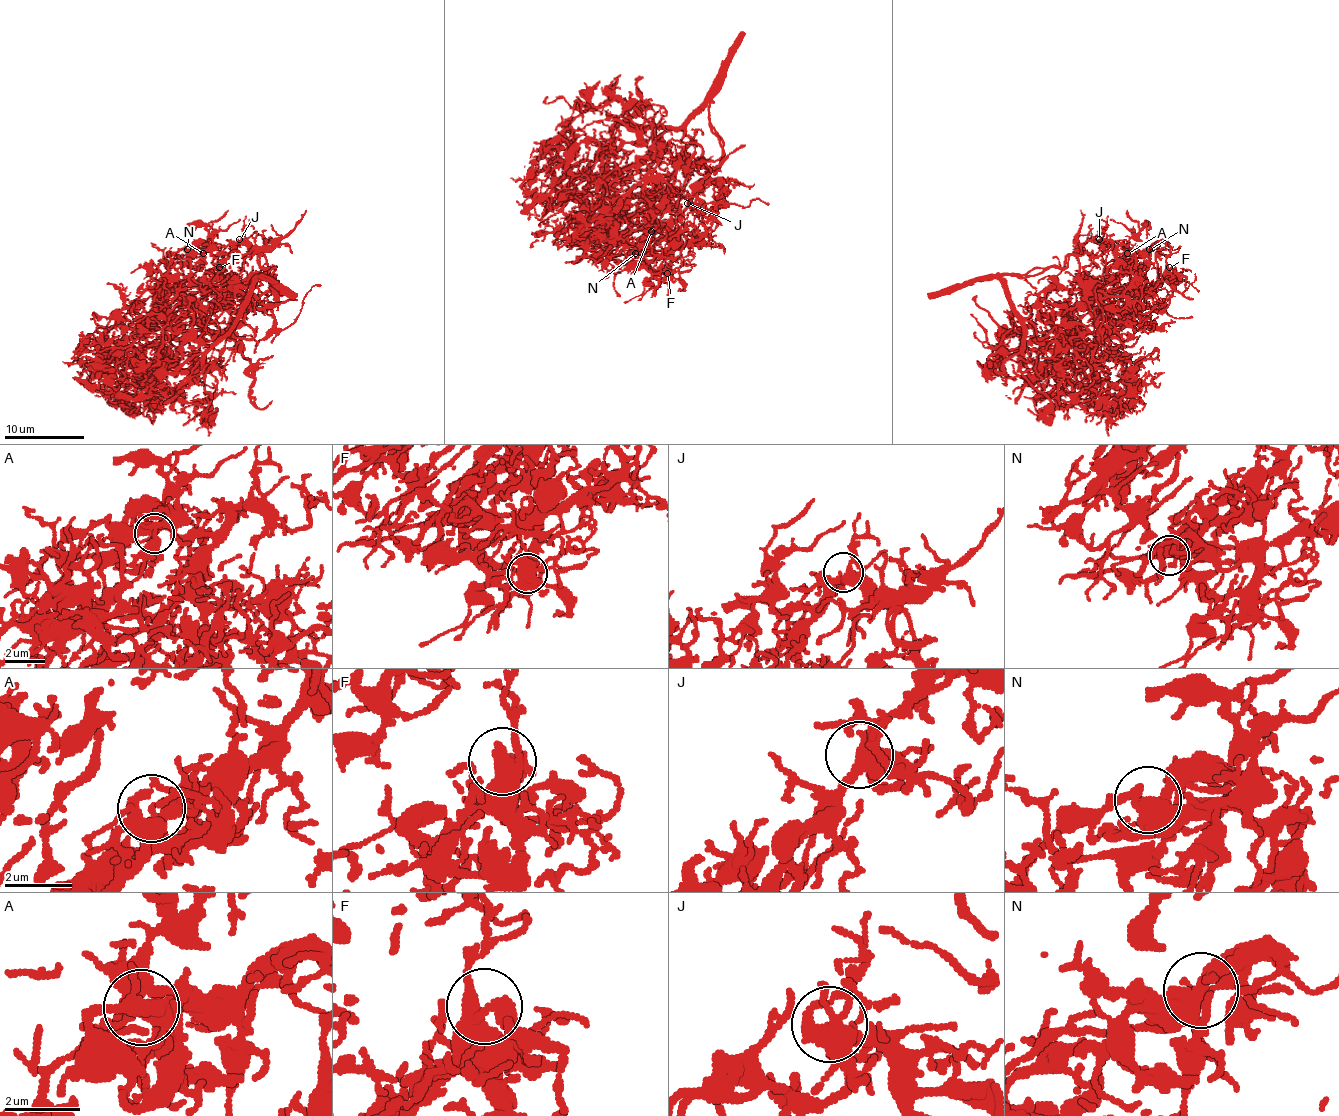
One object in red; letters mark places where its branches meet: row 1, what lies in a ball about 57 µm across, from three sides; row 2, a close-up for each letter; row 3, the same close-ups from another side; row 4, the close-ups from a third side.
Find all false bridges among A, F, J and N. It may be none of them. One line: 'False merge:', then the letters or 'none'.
False merge: none

